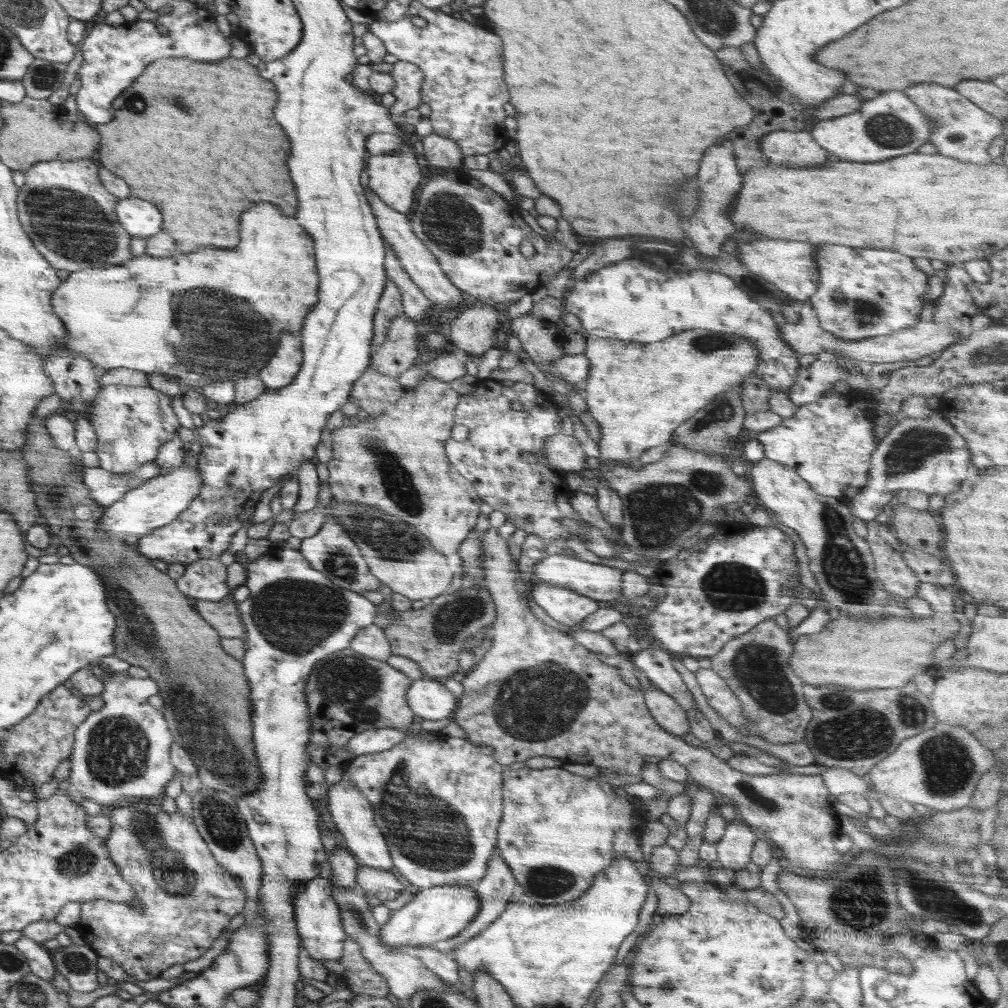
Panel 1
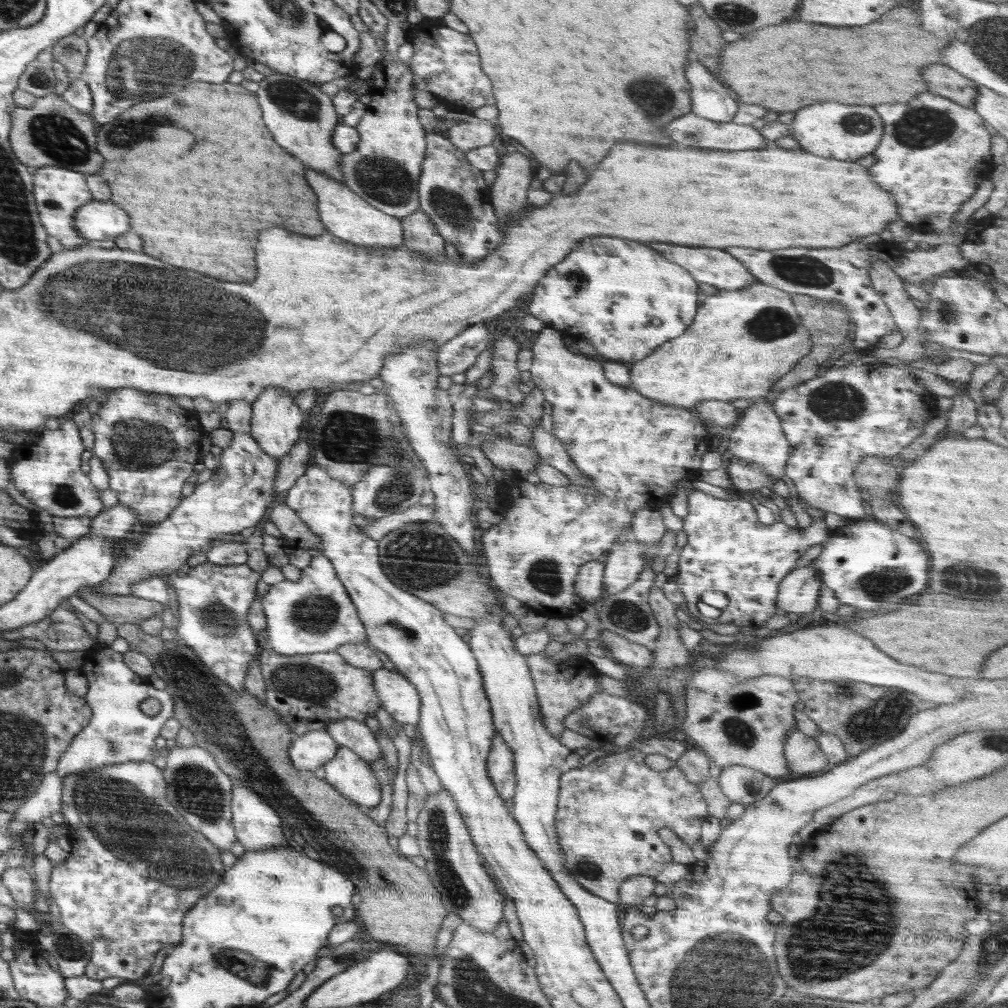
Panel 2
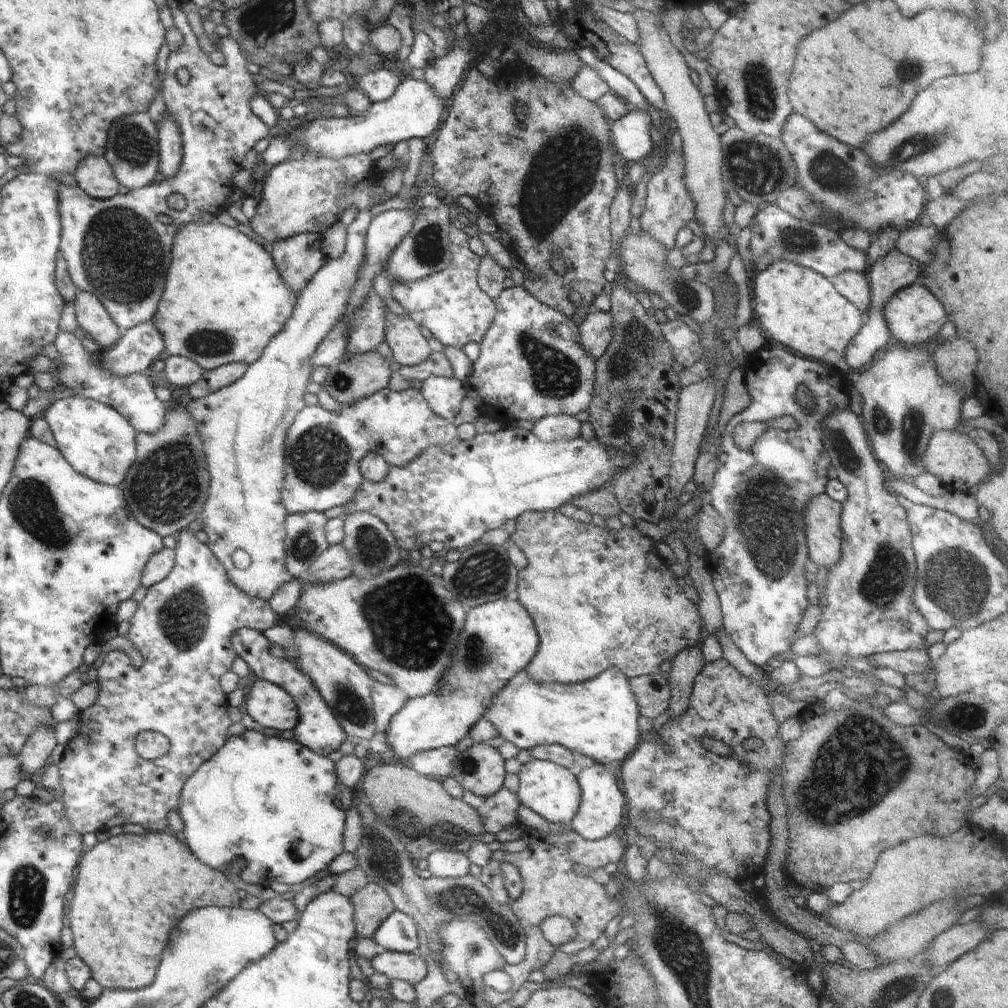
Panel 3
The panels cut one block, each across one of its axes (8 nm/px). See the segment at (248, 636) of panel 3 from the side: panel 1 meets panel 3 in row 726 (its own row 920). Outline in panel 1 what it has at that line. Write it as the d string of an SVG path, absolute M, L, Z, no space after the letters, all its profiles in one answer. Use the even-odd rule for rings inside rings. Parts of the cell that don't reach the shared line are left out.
M314 878L306 882L293 898L294 918L306 953L315 961L324 963L325 960L340 960L347 940L339 908L331 893L330 881L324 878Z

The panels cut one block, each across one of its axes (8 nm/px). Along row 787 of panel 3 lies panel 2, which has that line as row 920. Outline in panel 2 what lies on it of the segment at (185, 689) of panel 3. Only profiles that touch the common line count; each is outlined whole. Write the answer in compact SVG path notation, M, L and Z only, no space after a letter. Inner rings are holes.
M140 760L140 762L124 762L124 763L122 763L122 764L110 764L110 766L102 766L102 768L96 768L96 770L88 770L88 772L78 772L78 774L70 774L70 776L66 776L66 778L64 778L64 780L63 780L63 787L62 787L62 805L61 805L61 813L62 813L62 815L63 815L63 816L64 816L64 821L65 821L65 824L66 824L66 825L67 825L67 826L68 826L68 829L69 829L69 834L68 834L68 838L69 838L69 840L70 840L70 844L71 844L71 845L72 845L72 851L71 851L71 852L70 852L70 855L68 855L68 857L66 857L66 860L64 860L64 861L63 861L63 863L62 863L62 864L60 864L60 865L59 865L59 866L55 866L55 867L54 867L54 868L53 868L53 870L52 870L52 876L50 876L50 886L49 886L49 893L50 893L50 894L51 894L51 898L52 898L52 899L53 899L53 901L54 901L54 904L56 904L56 906L58 906L58 912L60 912L60 920L61 920L61 924L62 924L62 925L64 925L64 926L66 926L66 928L68 928L68 930L71 930L71 931L72 931L72 932L74 932L74 934L76 934L76 936L78 936L78 937L79 937L79 938L80 938L80 939L81 939L81 940L84 940L84 941L85 941L85 942L86 942L86 943L87 943L87 944L88 944L88 945L89 945L89 946L90 946L90 947L91 947L91 948L92 948L92 954L91 954L91 959L90 959L90 960L89 960L89 961L88 961L88 964L87 964L87 965L86 965L86 968L85 968L85 972L84 972L84 974L85 974L85 975L86 975L86 977L88 977L88 978L91 978L91 979L96 979L96 980L101 980L101 981L102 981L102 980L104 980L104 978L112 978L112 976L118 976L118 978L125 978L125 979L126 979L126 980L130 980L130 982L135 982L135 983L139 983L139 982L140 982L140 981L141 981L141 980L142 980L142 978L143 978L143 977L144 977L144 976L145 976L145 975L146 975L146 974L147 974L147 973L148 973L148 972L149 972L149 971L150 971L150 967L151 967L151 966L152 966L152 963L153 963L153 962L154 962L154 957L155 957L155 956L156 956L156 953L158 953L158 952L159 952L159 951L160 951L160 950L161 950L161 949L163 949L163 948L167 948L167 949L168 949L168 950L170 950L170 949L172 949L172 948L175 948L175 947L176 947L176 946L177 946L177 945L178 945L178 944L179 944L179 943L180 943L180 942L181 942L181 941L182 941L182 940L183 940L183 934L182 934L182 922L183 922L183 920L184 920L184 917L185 917L185 916L186 916L186 912L188 912L188 910L190 910L190 908L192 908L192 906L194 906L194 904L196 904L196 902L198 902L198 900L200 900L200 898L202 898L202 896L204 896L204 895L205 895L205 894L208 894L208 892L210 892L210 890L212 890L212 889L214 889L214 886L216 886L216 884L218 884L218 882L220 882L220 878L222 878L222 874L224 874L224 872L225 872L225 870L226 870L226 869L225 869L225 868L224 868L224 866L223 866L223 863L222 863L222 862L220 862L220 854L221 854L221 852L222 852L222 851L221 851L221 850L218 850L218 848L217 848L217 847L216 847L216 846L215 846L215 845L214 845L214 844L211 844L211 843L210 843L210 842L209 842L209 841L208 841L208 840L207 840L207 839L206 839L206 838L205 838L205 837L204 837L204 836L202 836L202 835L200 835L200 836L198 836L198 834L196 834L196 838L194 838L194 833L193 833L193 832L192 832L192 838L190 838L190 834L188 834L188 828L182 828L182 826L178 826L178 818L180 818L180 820L183 820L183 819L182 819L182 818L181 818L181 817L180 817L180 814L179 814L179 813L178 813L178 812L177 812L177 809L176 809L176 808L174 808L174 805L172 805L172 804L171 804L171 803L170 803L170 802L169 802L169 798L168 798L168 797L166 797L166 781L164 781L164 777L163 777L163 774L162 774L162 769L160 769L160 768L158 768L158 767L156 767L156 766L155 766L155 765L154 765L154 764L153 764L153 763L152 763L152 762L151 762L151 760L148 760L148 761L144 761L144 760ZM162 818L168 818L168 820L170 820L170 822L172 822L172 826L168 826L168 824L166 824L166 826L164 826L164 828L160 828L160 826L158 826L158 822L162 822ZM166 830L182 830L182 834L178 834L178 838L180 838L180 836L182 836L182 838L186 838L186 842L184 842L184 840L176 840L176 834L172 834L172 832L166 832Z

